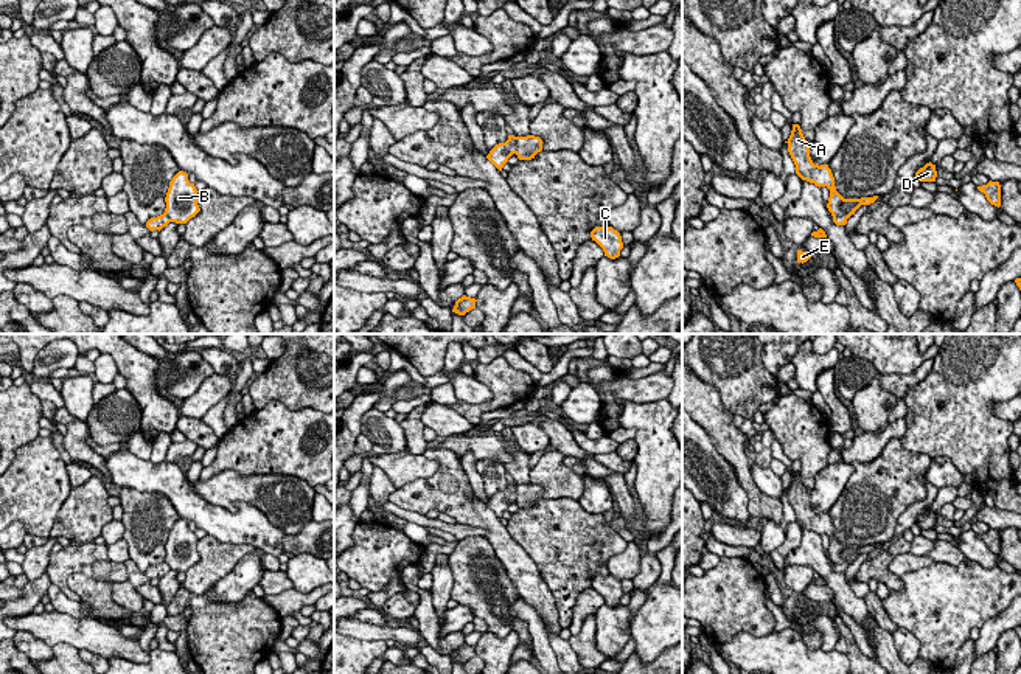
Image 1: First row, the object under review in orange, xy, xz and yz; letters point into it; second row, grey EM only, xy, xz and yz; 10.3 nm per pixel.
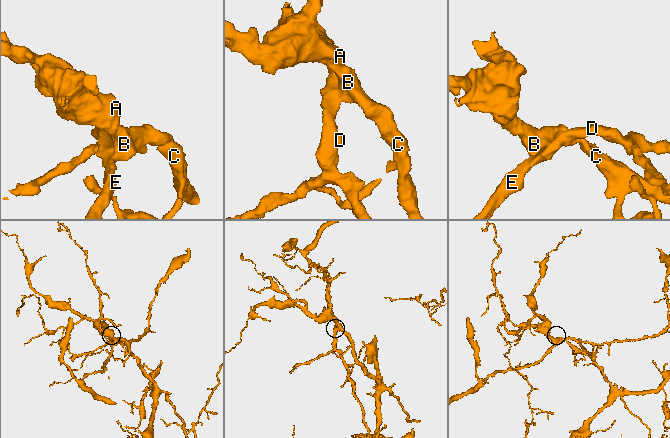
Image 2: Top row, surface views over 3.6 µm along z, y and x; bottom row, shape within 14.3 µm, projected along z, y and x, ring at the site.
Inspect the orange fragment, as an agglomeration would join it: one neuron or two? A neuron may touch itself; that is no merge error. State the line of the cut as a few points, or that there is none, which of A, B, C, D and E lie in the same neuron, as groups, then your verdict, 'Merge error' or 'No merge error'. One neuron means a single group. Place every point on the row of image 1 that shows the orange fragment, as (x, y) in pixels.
Split along xz (515, 137), (516, 152). Groups: A B C / D E. Merge error

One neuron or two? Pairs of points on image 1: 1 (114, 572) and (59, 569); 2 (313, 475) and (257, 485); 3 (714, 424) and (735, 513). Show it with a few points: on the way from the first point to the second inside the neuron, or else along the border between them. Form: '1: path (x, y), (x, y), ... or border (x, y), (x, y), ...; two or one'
1: path (100, 567), (97, 564), (73, 564); one
2: border (263, 474), (292, 474), (303, 479), (313, 488); two
3: border (700, 426), (732, 466), (742, 486); two

